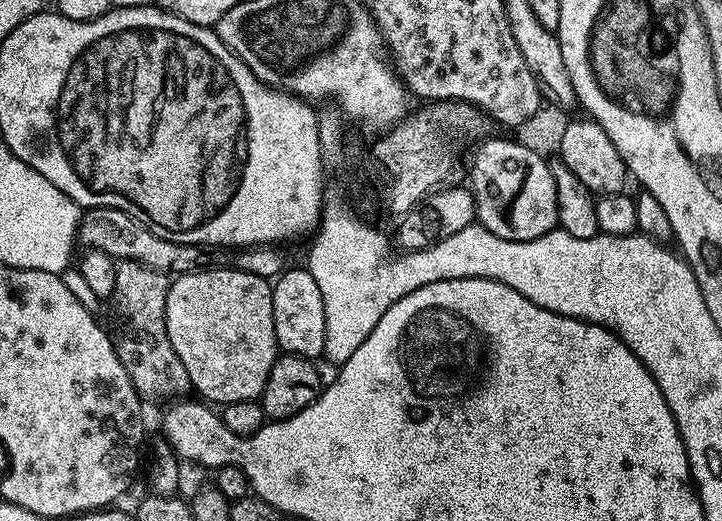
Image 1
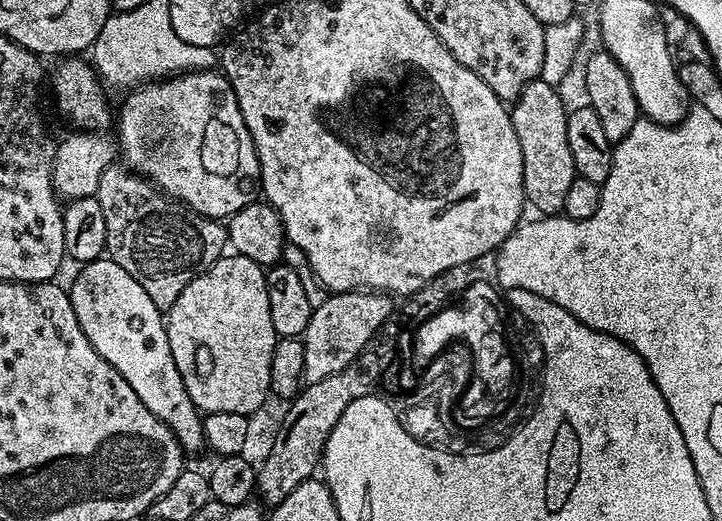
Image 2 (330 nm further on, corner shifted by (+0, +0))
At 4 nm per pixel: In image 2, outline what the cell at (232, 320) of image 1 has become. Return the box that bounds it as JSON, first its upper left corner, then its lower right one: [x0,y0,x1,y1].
[166,254,277,416]

